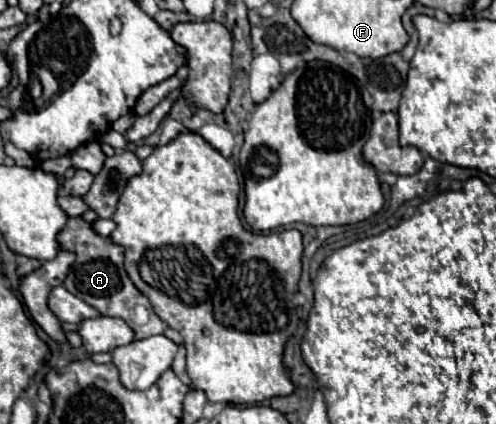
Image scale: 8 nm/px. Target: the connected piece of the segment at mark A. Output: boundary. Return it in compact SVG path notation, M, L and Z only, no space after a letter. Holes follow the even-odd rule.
M68 218L64 230L60 230L56 240L58 240L58 250L68 250L68 252L76 254L76 260L70 266L68 276L64 280L64 288L68 292L72 292L72 294L76 294L76 298L88 302L102 316L122 318L124 322L128 322L128 326L134 330L136 340L144 340L148 336L162 334L166 330L166 324L154 314L148 298L142 296L136 290L136 286L130 282L130 278L124 270L124 248L122 246L112 244L110 238L96 234L94 228L88 222L84 222L84 218ZM136 306L138 306L138 318L142 318L138 324L136 324L136 320L132 320Z

